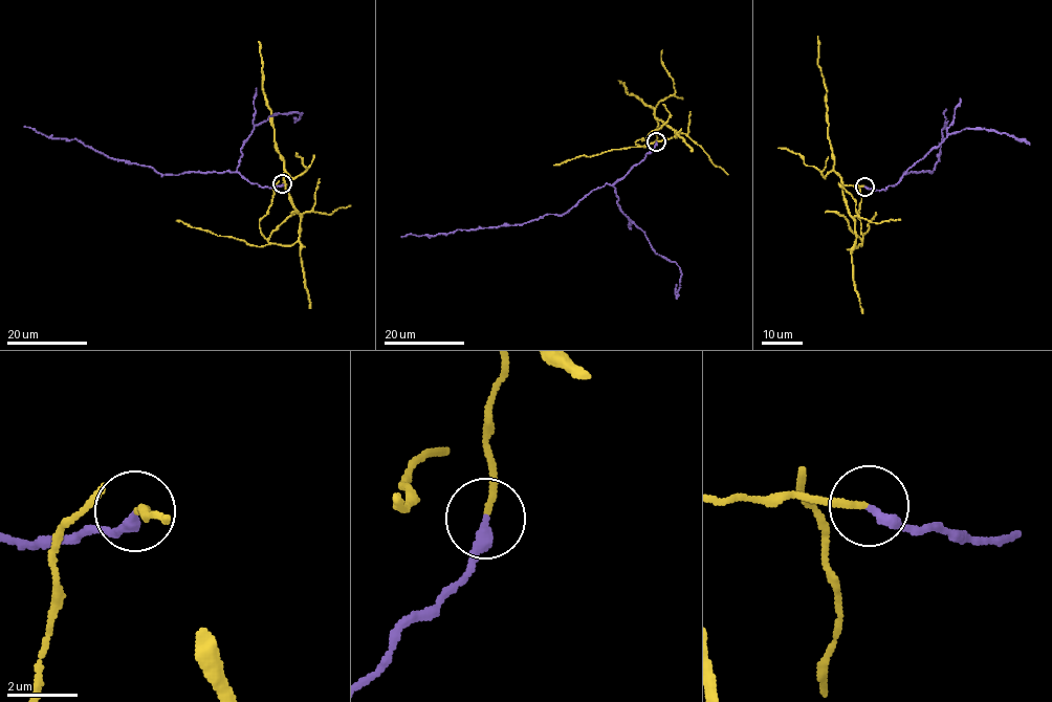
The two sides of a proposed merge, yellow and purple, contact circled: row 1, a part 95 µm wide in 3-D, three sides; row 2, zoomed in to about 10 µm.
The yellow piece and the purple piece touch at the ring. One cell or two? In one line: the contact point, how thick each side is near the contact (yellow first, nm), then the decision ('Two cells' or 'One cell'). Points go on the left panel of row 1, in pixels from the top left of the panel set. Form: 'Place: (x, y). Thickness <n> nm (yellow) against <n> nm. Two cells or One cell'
Place: (282, 183). Thickness 180 nm (yellow) against 320 nm. One cell

